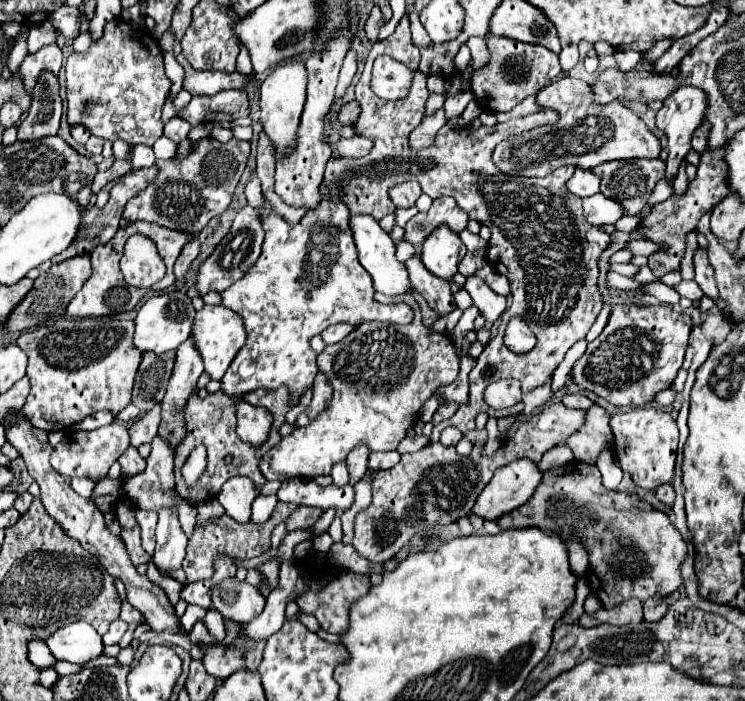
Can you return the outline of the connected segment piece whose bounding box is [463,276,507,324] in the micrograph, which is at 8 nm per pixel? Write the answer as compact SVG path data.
M469 276L465 286L463 286L469 296L473 298L473 304L479 308L479 312L485 316L487 322L495 322L501 318L501 314L505 312L505 296L495 294L481 278L477 276Z

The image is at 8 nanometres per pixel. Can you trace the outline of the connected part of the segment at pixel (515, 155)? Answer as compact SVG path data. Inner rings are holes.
M567 76L545 86L537 94L537 104L545 110L557 110L559 122L523 132L521 136L513 136L511 140L501 142L493 152L493 162L501 172L545 176L565 164L591 170L609 160L659 158L661 154L659 138L647 130L645 122L629 106L621 104L619 100L597 104L591 86L583 80Z

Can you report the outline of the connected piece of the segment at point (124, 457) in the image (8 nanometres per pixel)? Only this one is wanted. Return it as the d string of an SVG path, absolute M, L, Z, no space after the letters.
M129 446L129 448L121 454L119 464L121 464L121 472L123 472L125 476L135 476L135 474L139 474L139 472L145 468L145 460L143 460L141 454L137 452L137 448L133 448L133 446Z

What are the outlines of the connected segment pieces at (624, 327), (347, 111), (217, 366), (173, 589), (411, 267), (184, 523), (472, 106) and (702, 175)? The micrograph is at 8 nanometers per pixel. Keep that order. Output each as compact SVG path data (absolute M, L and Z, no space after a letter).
M615 306L611 310L609 322L603 328L603 332L593 342L589 342L585 354L575 362L575 366L571 370L573 380L579 384L579 388L591 390L615 406L641 408L657 392L667 390L673 384L673 380L683 364L683 356L685 356L685 350L689 344L691 328L693 328L691 316L675 310L673 306L643 306L643 308Z
M355 100L347 102L347 104L343 104L341 110L339 110L339 122L341 122L341 124L355 124L355 120L357 120L360 112L360 106Z
M219 304L219 306L203 306L203 310L197 312L195 322L193 322L193 336L197 340L197 348L199 348L201 356L203 356L205 372L211 378L221 380L225 376L225 370L233 362L233 358L237 356L237 352L245 344L247 330L245 330L245 324L243 324L239 314L235 314L233 310Z
M150 562L147 565L147 577L165 591L165 594L169 598L169 602L175 606L175 604L177 604L181 598L181 590L183 590L183 584L181 584L179 580L175 580L175 578L169 578L160 575L153 563Z
M413 254L407 262L405 268L409 272L409 280L413 288L427 300L427 304L437 310L441 316L451 312L455 308L455 300L449 288L449 282L443 278L433 276L423 264L421 264L421 254Z
M181 500L181 502L175 506L175 512L177 512L177 518L179 518L181 530L183 530L187 536L191 536L193 530L195 530L195 514L197 514L195 506L189 504L189 502L185 502L185 500Z
M471 100L469 104L467 104L467 108L465 108L465 112L461 114L461 118L465 120L465 124L469 126L475 118L479 118L479 114L481 114L481 106L477 106L477 102L475 100Z
M719 146L717 150L709 150L701 156L697 178L689 182L687 192L679 196L671 196L665 202L657 202L651 206L651 210L643 216L639 226L647 226L647 240L663 244L663 250L657 250L649 256L649 268L655 274L655 278L661 278L663 274L677 270L681 262L681 254L685 252L685 236L697 226L699 218L711 210L717 202L721 202L729 194L729 168L725 162L725 146Z

